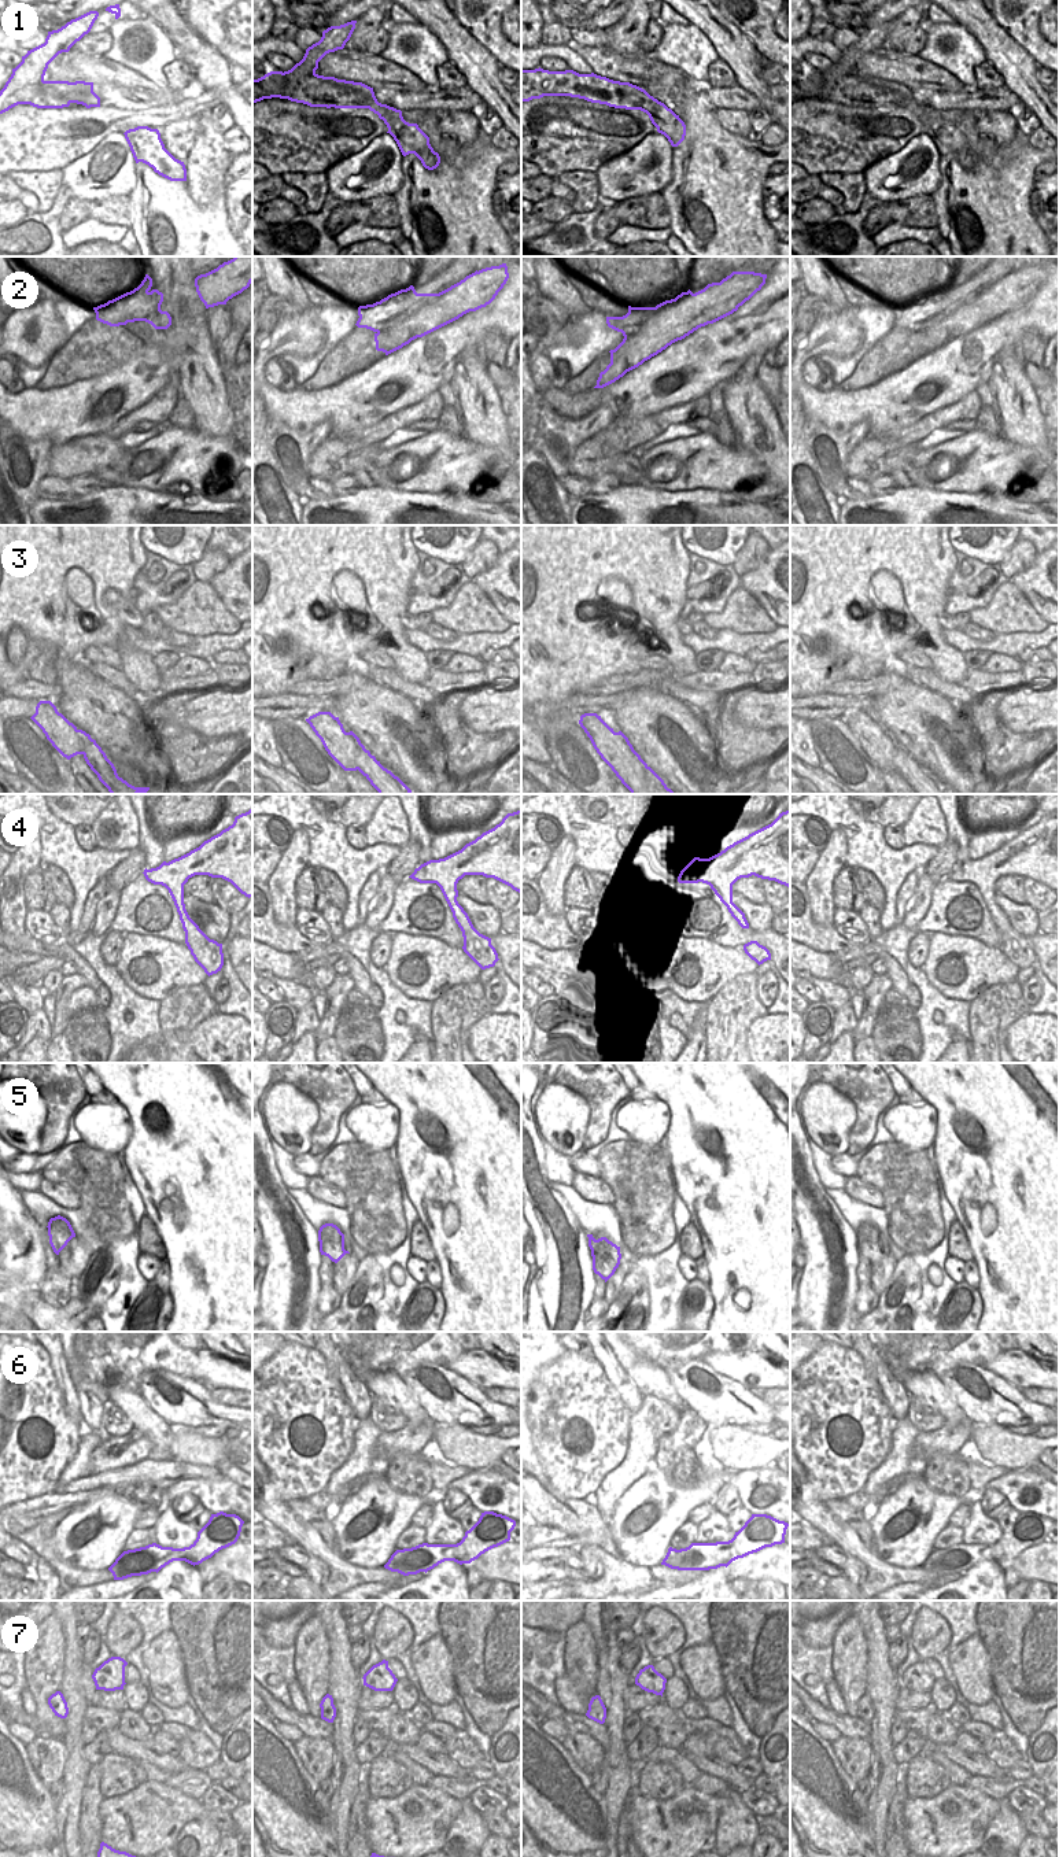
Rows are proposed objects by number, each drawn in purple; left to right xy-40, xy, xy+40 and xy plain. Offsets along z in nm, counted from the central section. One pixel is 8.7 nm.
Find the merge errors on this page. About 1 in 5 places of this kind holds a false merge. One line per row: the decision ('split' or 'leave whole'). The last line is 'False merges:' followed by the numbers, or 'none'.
1: split
2: split
3: split
4: leave whole
5: leave whole
6: split
7: leave whole
False merges: 1, 2, 3, 6

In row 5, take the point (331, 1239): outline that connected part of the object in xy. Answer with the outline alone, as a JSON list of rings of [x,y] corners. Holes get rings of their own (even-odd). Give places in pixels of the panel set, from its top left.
[[[325,1223],[318,1230],[320,1252],[337,1263],[346,1254],[344,1234],[333,1223]]]

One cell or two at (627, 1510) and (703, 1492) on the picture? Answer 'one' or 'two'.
one

